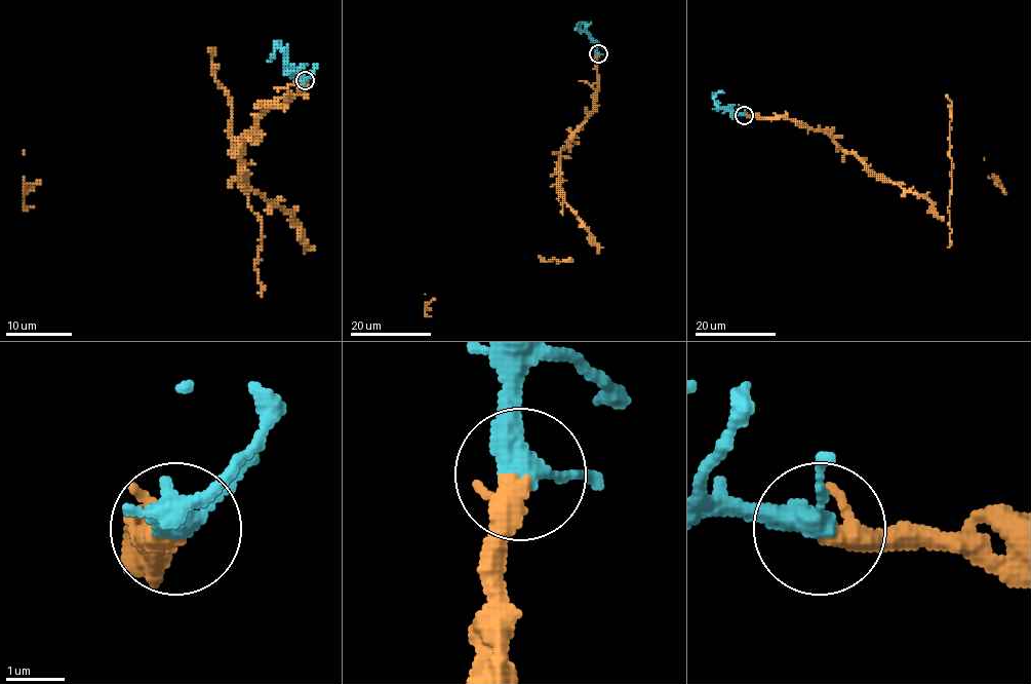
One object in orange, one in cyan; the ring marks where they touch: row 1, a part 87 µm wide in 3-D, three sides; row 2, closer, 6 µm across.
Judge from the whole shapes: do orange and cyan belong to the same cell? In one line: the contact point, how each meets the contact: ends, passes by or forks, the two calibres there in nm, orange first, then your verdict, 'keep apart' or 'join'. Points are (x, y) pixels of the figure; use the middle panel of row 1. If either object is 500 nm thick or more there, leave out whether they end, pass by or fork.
(598, 53) | orange ends | cyan passes by | 440/380 nm | join

